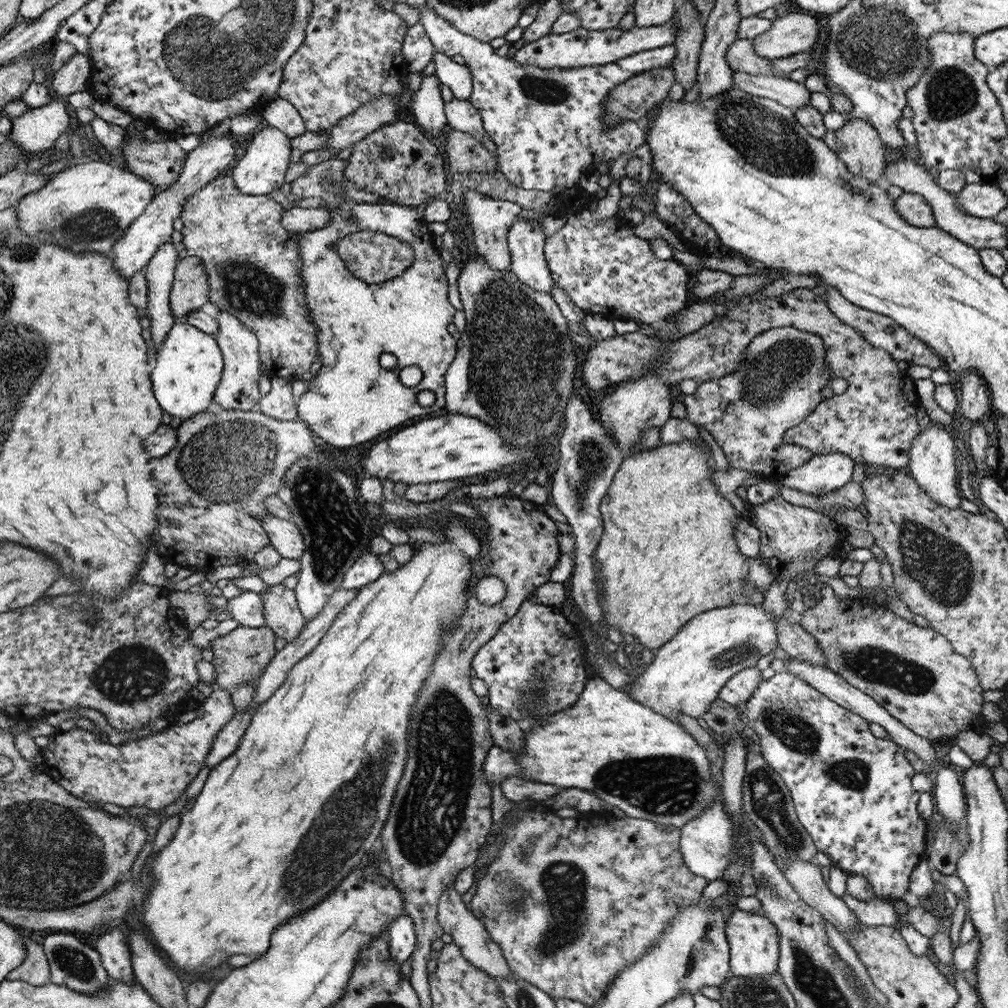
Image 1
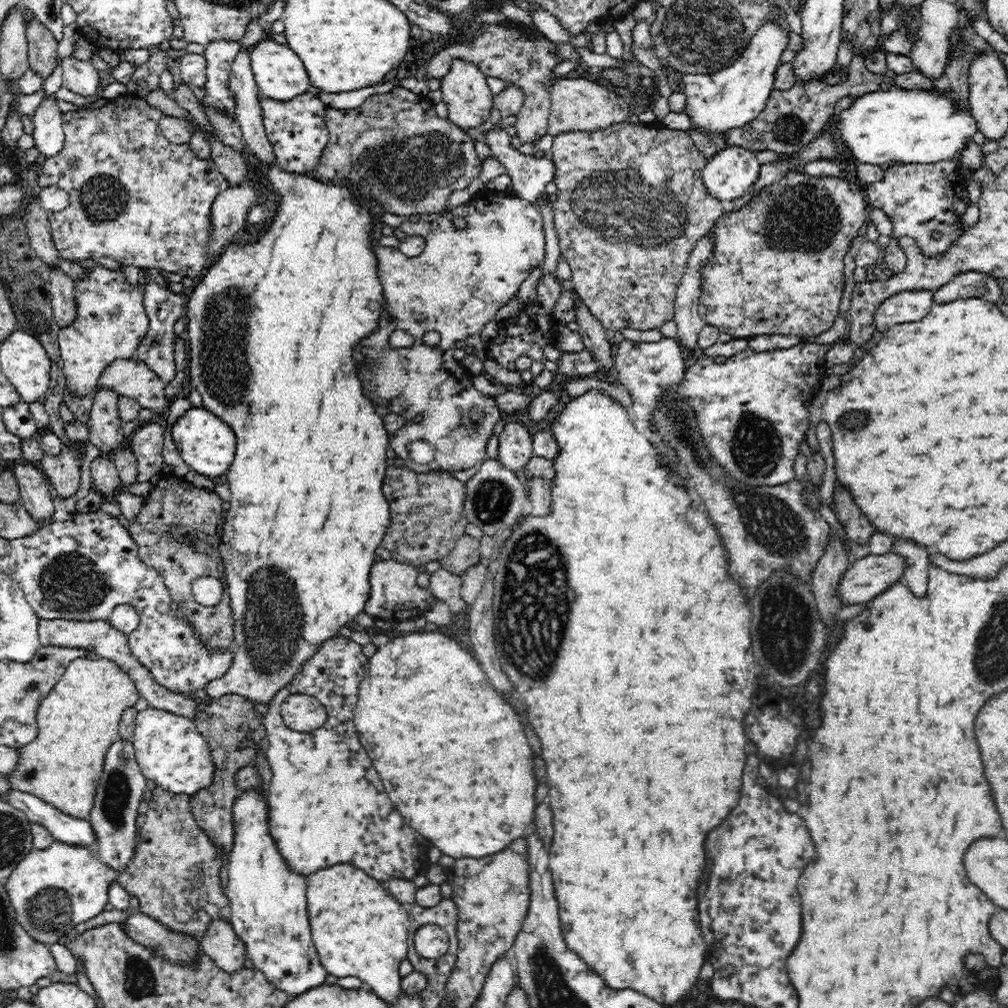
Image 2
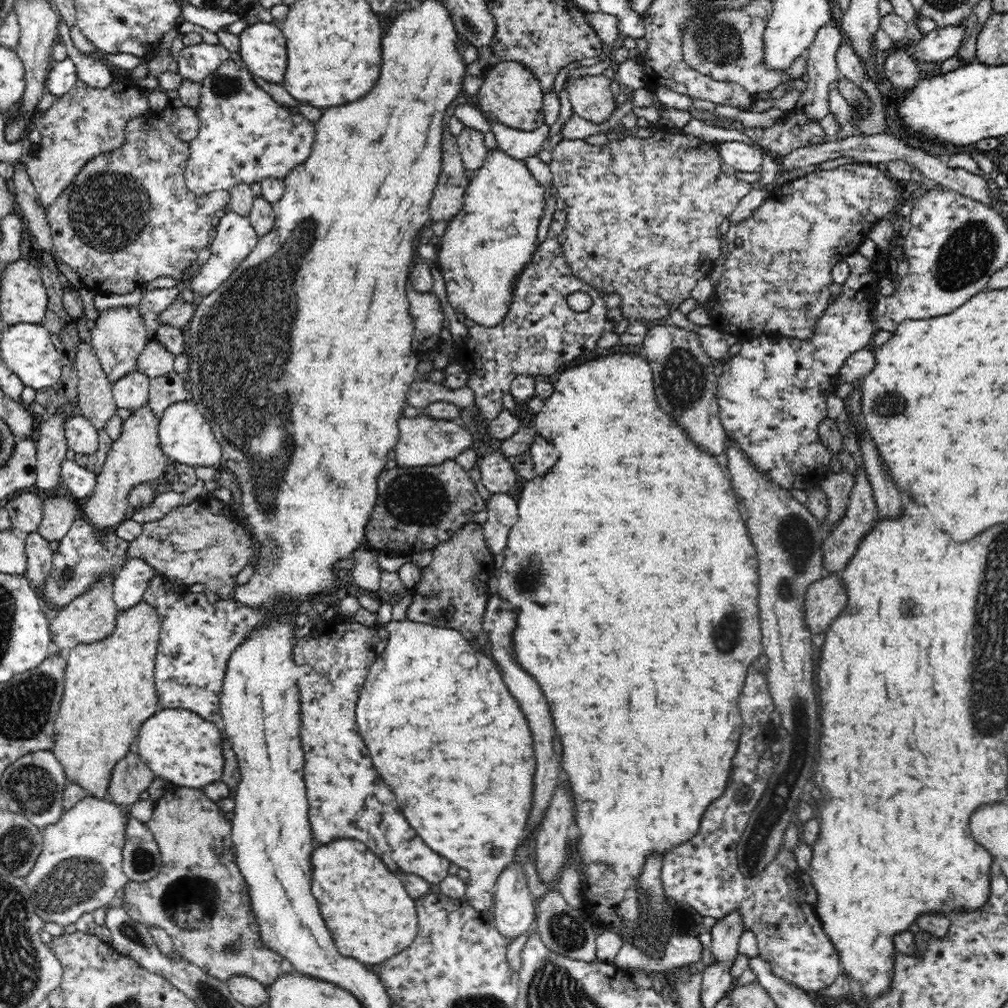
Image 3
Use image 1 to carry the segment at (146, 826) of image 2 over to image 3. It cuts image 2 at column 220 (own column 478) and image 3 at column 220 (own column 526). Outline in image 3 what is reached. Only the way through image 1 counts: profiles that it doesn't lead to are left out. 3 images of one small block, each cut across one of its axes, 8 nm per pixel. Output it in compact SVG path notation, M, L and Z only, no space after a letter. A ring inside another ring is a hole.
M168 785L166 792L154 802L153 813L150 820L148 820L147 825L152 831L153 837L155 838L161 853L161 869L154 878L146 880L146 882L125 886L120 892L120 907L130 915L132 920L147 926L148 929L155 926L156 928L165 930L170 935L175 950L183 958L188 962L199 966L201 970L207 972L210 976L217 978L220 982L228 983L228 978L230 978L230 976L239 974L240 976L247 976L248 978L258 980L264 987L271 986L279 975L282 974L280 962L283 958L282 955L278 955L278 953L272 951L272 949L268 949L268 947L262 943L262 937L260 937L260 923L258 923L258 919L256 919L256 915L254 915L254 911L252 911L252 901L250 901L250 893L248 893L248 883L246 883L244 875L240 873L240 869L238 869L238 865L236 865L236 850L233 847L231 837L231 820L226 818L225 814L216 805L215 801L210 800L210 798L206 796L203 789Z

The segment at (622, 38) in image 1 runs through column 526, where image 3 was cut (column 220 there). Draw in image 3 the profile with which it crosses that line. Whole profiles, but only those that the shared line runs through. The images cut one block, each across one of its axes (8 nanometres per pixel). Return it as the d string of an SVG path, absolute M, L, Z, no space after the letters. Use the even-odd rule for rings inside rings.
M201 43L184 46L176 54L179 66L178 74L192 82L201 83L210 73L214 72L225 60L234 55L221 44Z

